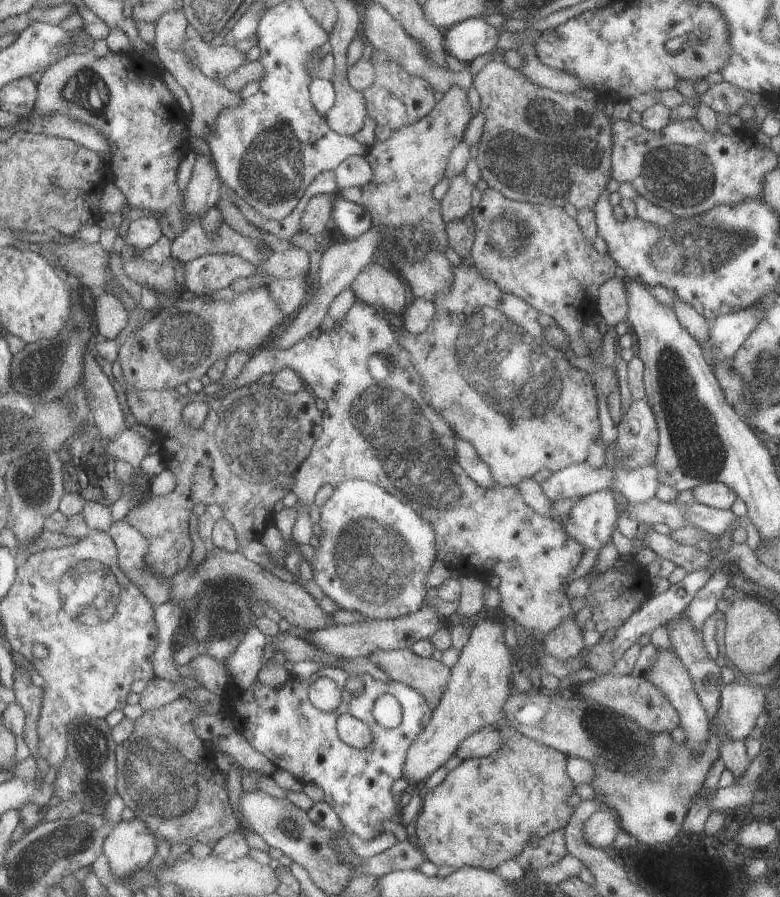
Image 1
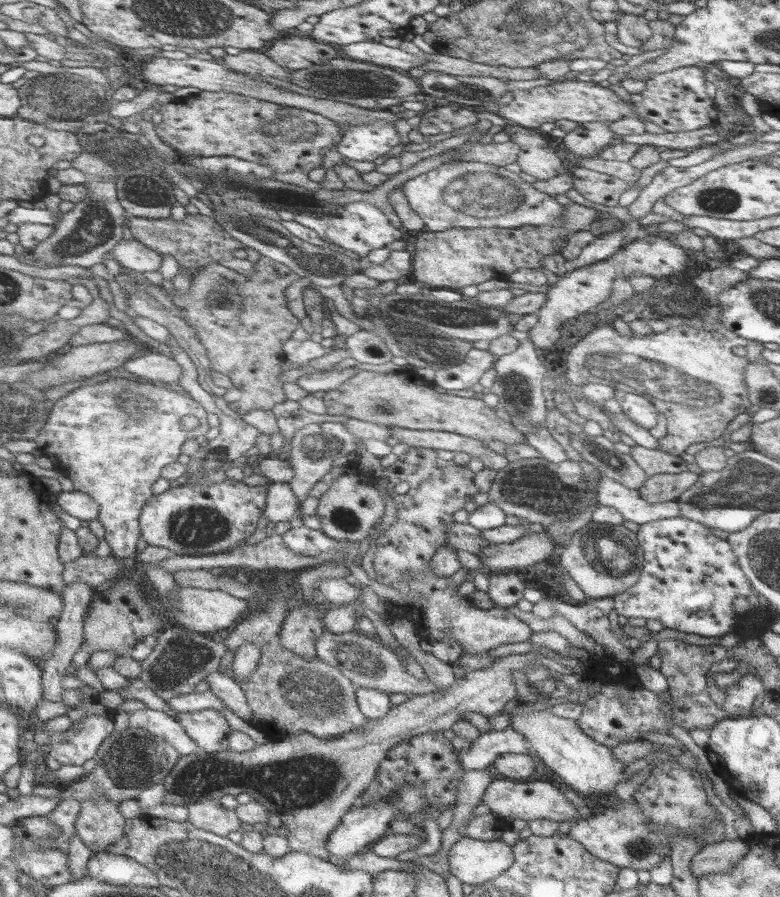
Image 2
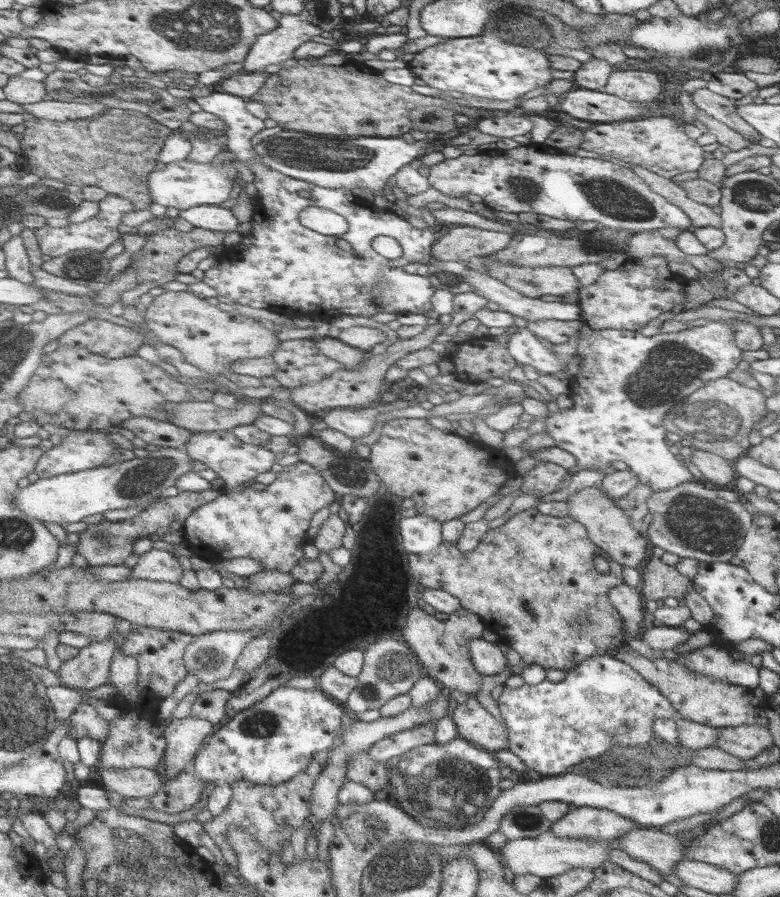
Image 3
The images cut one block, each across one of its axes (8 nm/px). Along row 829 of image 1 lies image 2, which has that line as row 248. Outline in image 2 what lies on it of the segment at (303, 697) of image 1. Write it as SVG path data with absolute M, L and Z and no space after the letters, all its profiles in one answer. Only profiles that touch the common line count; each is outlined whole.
M364 201L349 202L348 204L344 204L339 207L336 214L328 214L323 217L315 217L307 214L295 214L294 221L304 227L308 227L316 231L319 240L325 243L332 242L332 244L335 244L338 247L352 251L352 255L358 258L368 257L369 253L373 252L375 249L397 243L398 240L402 240L404 242L410 240L410 236L403 227L396 228L395 226L392 226L392 223L390 223L388 217L377 207L377 205L368 204L368 202Z

